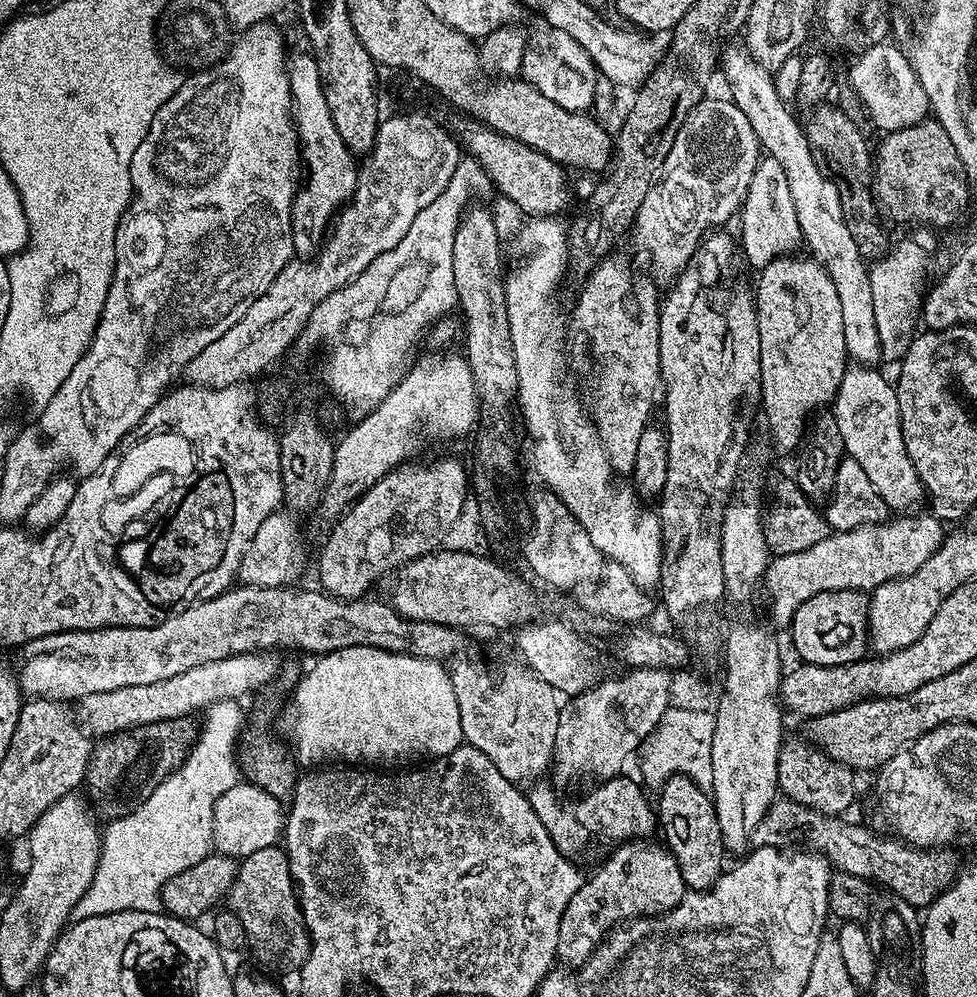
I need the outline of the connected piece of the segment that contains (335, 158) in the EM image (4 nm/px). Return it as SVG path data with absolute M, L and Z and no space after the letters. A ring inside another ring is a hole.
M307 51L300 52L293 60L291 57L286 71L292 91L296 135L302 149L302 172L308 175L305 180L303 177L292 199L292 246L297 257L308 258L324 243L334 217L352 199L356 188L358 160L346 146L334 122L316 59Z

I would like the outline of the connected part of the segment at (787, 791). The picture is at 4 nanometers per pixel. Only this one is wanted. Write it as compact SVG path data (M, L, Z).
M789 739L780 745L778 758L778 778L776 786L779 795L793 800L806 808L822 812L825 816L839 817L856 800L856 780L853 769L830 759L815 744L807 739Z

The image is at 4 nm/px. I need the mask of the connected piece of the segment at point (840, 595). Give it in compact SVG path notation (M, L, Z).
M823 592L798 606L794 610L791 624L786 632L792 635L792 648L806 664L818 666L842 666L865 659L868 643L868 600L863 592Z

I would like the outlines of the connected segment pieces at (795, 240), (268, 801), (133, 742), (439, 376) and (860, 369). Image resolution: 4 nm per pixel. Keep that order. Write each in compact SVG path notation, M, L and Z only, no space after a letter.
M758 166L754 170L738 213L738 244L742 249L743 259L744 256L748 259L753 270L765 268L772 260L795 253L799 249L796 247L801 247L804 238L794 208L794 198L790 198L790 182L786 182L786 170L777 166L764 167Z
M237 782L234 786L230 788L230 790L226 790L223 794L218 798L218 802L214 806L214 818L212 819L212 842L217 853L223 853L226 856L231 856L233 858L243 858L249 856L250 854L254 854L254 850L262 850L263 848L273 847L281 839L282 833L284 831L284 826L286 823L286 812L282 807L280 809L281 801L270 795L266 790L262 790L256 784L250 784L247 782Z
M188 718L154 722L138 726L138 734L127 730L103 737L93 747L92 757L88 760L86 796L91 807L100 816L104 815L105 821L111 822L132 811L141 800L145 800L187 758L198 735L197 725L194 726L191 722Z
M448 354L424 356L368 416L355 421L335 445L333 472L318 512L336 518L393 468L403 465L428 440L452 440L464 436L476 424L478 403L467 359Z
M850 366L844 372L833 400L832 415L842 435L845 455L862 467L866 478L870 479L870 484L888 508L904 514L917 509L914 507L923 503L926 493L906 454L895 387L876 371L870 366Z

